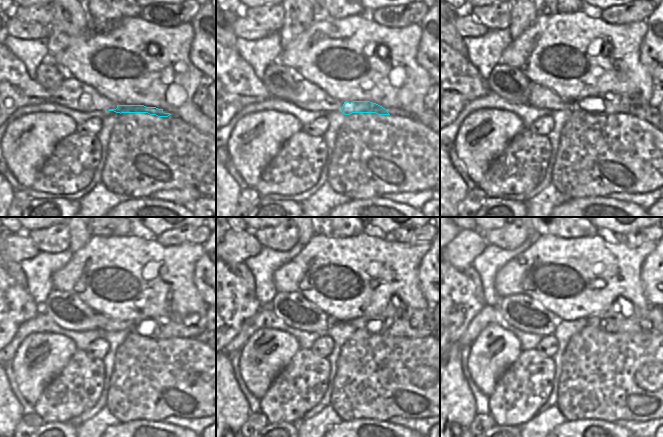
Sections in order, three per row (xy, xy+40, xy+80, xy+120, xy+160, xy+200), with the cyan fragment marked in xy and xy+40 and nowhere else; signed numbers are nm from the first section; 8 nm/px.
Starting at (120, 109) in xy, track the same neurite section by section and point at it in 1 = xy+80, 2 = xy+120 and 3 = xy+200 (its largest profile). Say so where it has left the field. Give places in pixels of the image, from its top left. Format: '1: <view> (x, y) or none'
1: xy+80 (597, 105)
2: xy+120 (148, 327)
3: xy+200 (595, 322)

